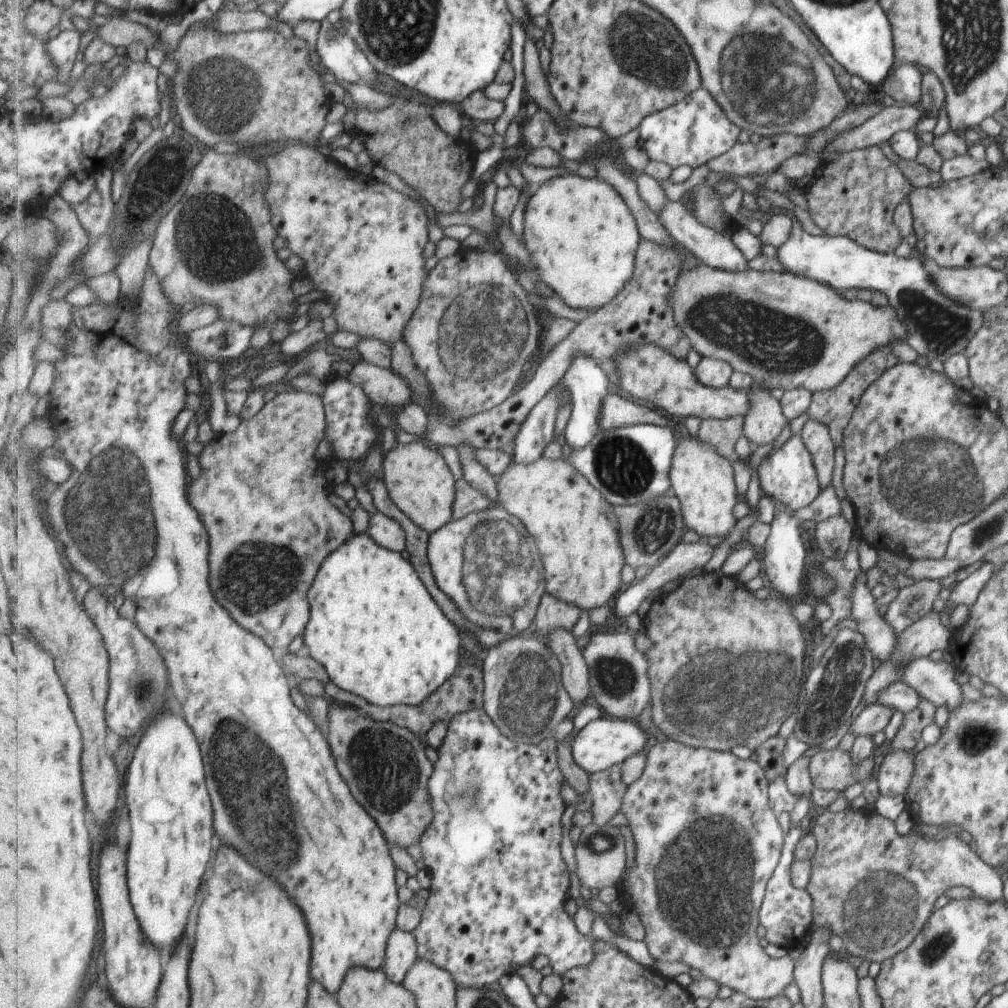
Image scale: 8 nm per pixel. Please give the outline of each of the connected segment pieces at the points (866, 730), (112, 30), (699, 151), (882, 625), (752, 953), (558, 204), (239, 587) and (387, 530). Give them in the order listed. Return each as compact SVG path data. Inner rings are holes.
M881 704L867 705L849 724L847 732L857 736L873 736L876 732L882 731L891 715L894 713L891 708Z
M119 18L97 27L95 35L117 48L119 46L125 48L125 46L131 46L135 42L141 42L148 49L153 48L159 40L155 32L151 32L147 26Z
M703 88L691 93L684 101L671 107L649 114L639 126L639 143L649 152L649 157L657 162L668 163L673 169L678 166L698 168L705 162L728 153L737 142L739 130L727 118L719 106Z
M867 540L862 541L861 557L859 558L859 574L851 585L852 590L849 593L848 599L851 604L849 618L856 622L856 630L863 636L865 646L867 646L867 650L871 652L872 660L877 659L881 664L881 662L885 662L885 660L893 654L893 648L895 648L895 642L897 642L897 634L895 634L895 630L885 622L883 614L879 613L879 608L874 604L875 598L873 598L870 593L871 585L868 583L868 574L869 570L874 567L878 560L876 549L877 548L872 547Z
M667 739L663 742L652 742L650 747L647 749L647 768L645 768L645 772L643 772L643 776L641 776L640 780L633 782L633 784L627 785L627 792L625 792L625 798L623 798L623 806L621 806L620 810L632 835L634 843L635 865L631 867L630 871L627 872L627 874L623 877L623 881L619 885L619 896L623 897L623 899L629 903L629 907L638 914L638 917L640 918L646 933L644 942L650 951L652 958L654 960L662 960L668 962L681 962L682 964L687 965L689 968L698 970L704 977L713 980L713 982L717 982L719 987L727 986L727 988L730 988L732 991L739 992L741 995L747 995L748 998L753 998L758 1001L769 1000L769 998L775 998L775 996L781 995L783 989L791 982L793 982L792 971L795 969L793 953L790 953L789 955L781 958L771 958L771 956L767 956L767 954L765 954L763 946L759 944L759 940L762 940L760 910L761 906L763 905L764 894L767 890L768 882L772 879L772 874L775 872L776 866L779 864L779 850L781 850L781 842L783 842L783 832L779 830L779 826L777 826L777 822L775 822L775 816L773 816L773 812L771 812L771 808L769 808L769 804L767 804L767 792L765 792L765 790L767 790L767 782L765 782L763 770L759 768L759 764L757 764L757 762L753 762L749 759L739 760L739 758L735 758L735 756L733 756L730 751L716 751L715 748L705 747L688 747L687 744L680 743L679 740Z
M563 174L536 186L527 202L524 217L524 241L531 260L539 270L544 284L569 308L584 309L590 313L605 308L613 298L625 290L636 273L637 252L642 235L624 196L615 186L599 177L583 178L581 174Z
M283 392L278 394L272 401L264 404L260 412L250 419L242 420L239 428L233 433L214 435L209 443L204 445L202 453L198 456L200 461L200 475L189 481L189 500L201 514L205 514L205 526L209 526L209 538L213 542L213 594L215 598L245 626L247 630L263 639L279 655L285 653L287 646L299 635L304 635L312 621L312 604L309 603L309 590L320 573L321 566L328 560L329 556L336 553L354 535L354 523L352 518L341 513L337 506L331 504L329 494L332 486L327 481L325 470L321 470L317 462L317 448L321 440L325 439L325 405L323 399L317 394L309 392Z
M385 512L371 515L368 534L381 547L399 553L406 550L406 534L401 524Z

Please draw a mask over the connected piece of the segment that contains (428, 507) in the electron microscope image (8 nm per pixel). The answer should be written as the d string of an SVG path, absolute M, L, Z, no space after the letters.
M423 440L395 444L381 463L384 482L393 503L427 532L435 533L453 520L457 498L457 480L440 451L429 448Z

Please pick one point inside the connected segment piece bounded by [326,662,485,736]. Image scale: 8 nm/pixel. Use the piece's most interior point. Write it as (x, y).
(465, 691)

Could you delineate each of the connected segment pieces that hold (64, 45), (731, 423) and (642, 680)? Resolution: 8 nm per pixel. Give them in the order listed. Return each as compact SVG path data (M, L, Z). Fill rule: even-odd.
M66 28L57 37L45 42L45 48L57 66L57 81L61 84L70 82L72 78L77 54L81 48L81 35L79 30Z
M742 416L723 419L701 419L695 434L699 442L713 446L713 450L724 458L733 459L734 445L742 435Z
M618 628L616 632L592 634L582 652L591 670L591 701L604 715L633 721L646 706L652 706L652 660L646 652L637 650L635 636L629 630Z

